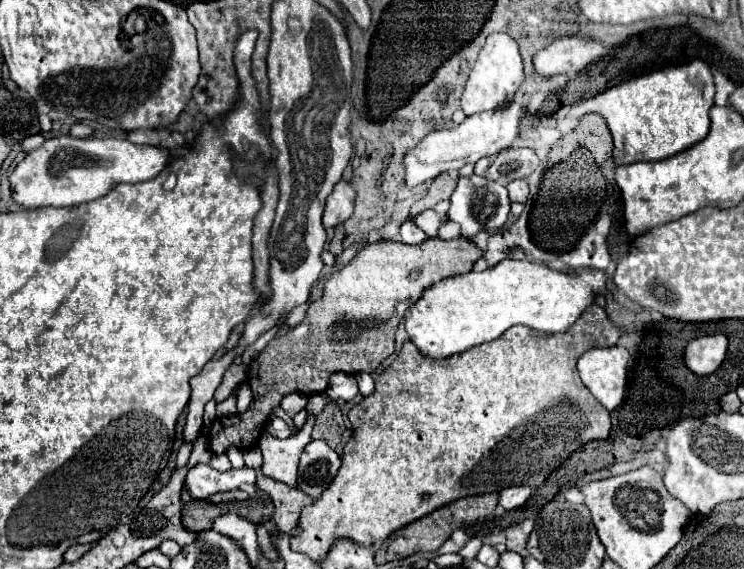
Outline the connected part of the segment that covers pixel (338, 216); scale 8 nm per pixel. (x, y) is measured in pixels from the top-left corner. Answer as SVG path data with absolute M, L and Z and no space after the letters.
M341 180L333 194L327 198L325 204L325 212L323 212L323 224L327 228L335 228L339 224L343 224L347 218L351 218L353 214L353 206L355 206L355 190L351 186L349 180Z

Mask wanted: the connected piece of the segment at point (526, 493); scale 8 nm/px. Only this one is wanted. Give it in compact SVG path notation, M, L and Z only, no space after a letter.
M511 486L511 488L505 488L501 490L501 498L499 498L499 504L505 508L505 510L513 510L513 508L519 508L527 502L527 498L531 496L531 486Z

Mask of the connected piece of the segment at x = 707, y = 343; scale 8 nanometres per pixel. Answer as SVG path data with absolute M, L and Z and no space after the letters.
M719 332L713 336L701 336L687 344L685 348L685 364L695 374L711 374L721 366L726 358L728 340Z

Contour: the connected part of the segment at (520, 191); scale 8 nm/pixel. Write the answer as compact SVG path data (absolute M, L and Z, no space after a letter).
M513 180L507 184L507 190L509 190L509 198L513 202L525 202L527 200L527 194L529 194L529 188L527 188L527 182L525 180Z

